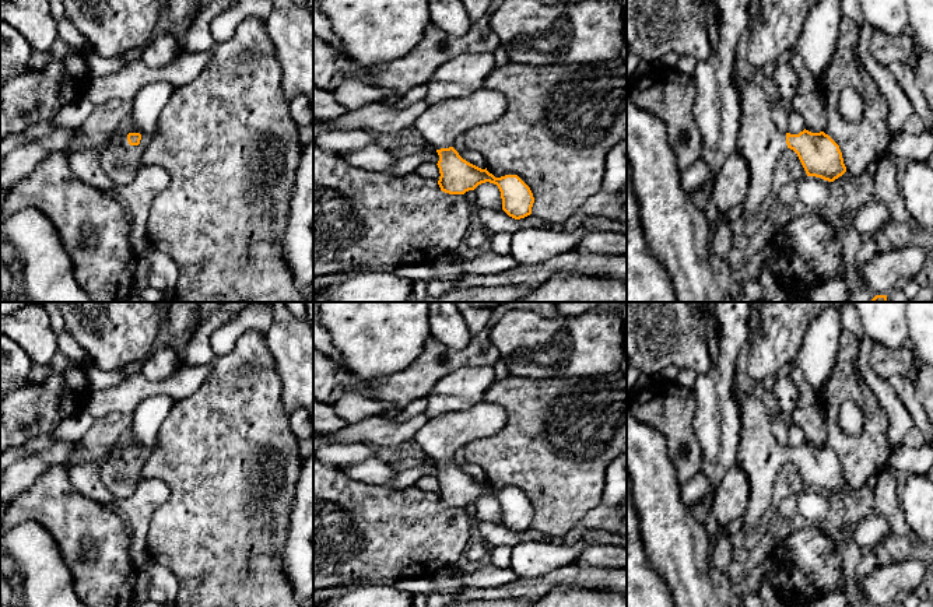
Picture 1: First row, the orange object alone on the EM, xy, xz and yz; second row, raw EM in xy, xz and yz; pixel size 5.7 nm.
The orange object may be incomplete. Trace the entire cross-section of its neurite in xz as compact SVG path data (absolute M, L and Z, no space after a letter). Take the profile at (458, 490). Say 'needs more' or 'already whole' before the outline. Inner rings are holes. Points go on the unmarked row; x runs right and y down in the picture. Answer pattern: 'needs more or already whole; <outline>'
needs more; M480 401L469 410L459 410L428 418L418 414L404 422L392 417L369 417L347 424L341 431L320 436L313 434L313 453L326 445L368 443L378 448L394 448L414 441L427 459L432 459L438 469L439 494L442 505L464 508L478 498L490 495L498 499L502 523L512 531L520 533L532 527L534 516L530 501L518 488L495 491L466 473L453 462L455 453L476 438L488 438L499 432L506 424L506 411L497 403Z

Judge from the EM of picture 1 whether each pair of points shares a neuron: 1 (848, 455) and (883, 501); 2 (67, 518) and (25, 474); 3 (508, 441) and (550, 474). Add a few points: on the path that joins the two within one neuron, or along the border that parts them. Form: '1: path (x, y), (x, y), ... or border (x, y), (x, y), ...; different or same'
1: border (881, 470), (876, 474); different
2: border (58, 460), (48, 466), (14, 498); different
3: path (518, 451), (529, 453), (540, 465); same

